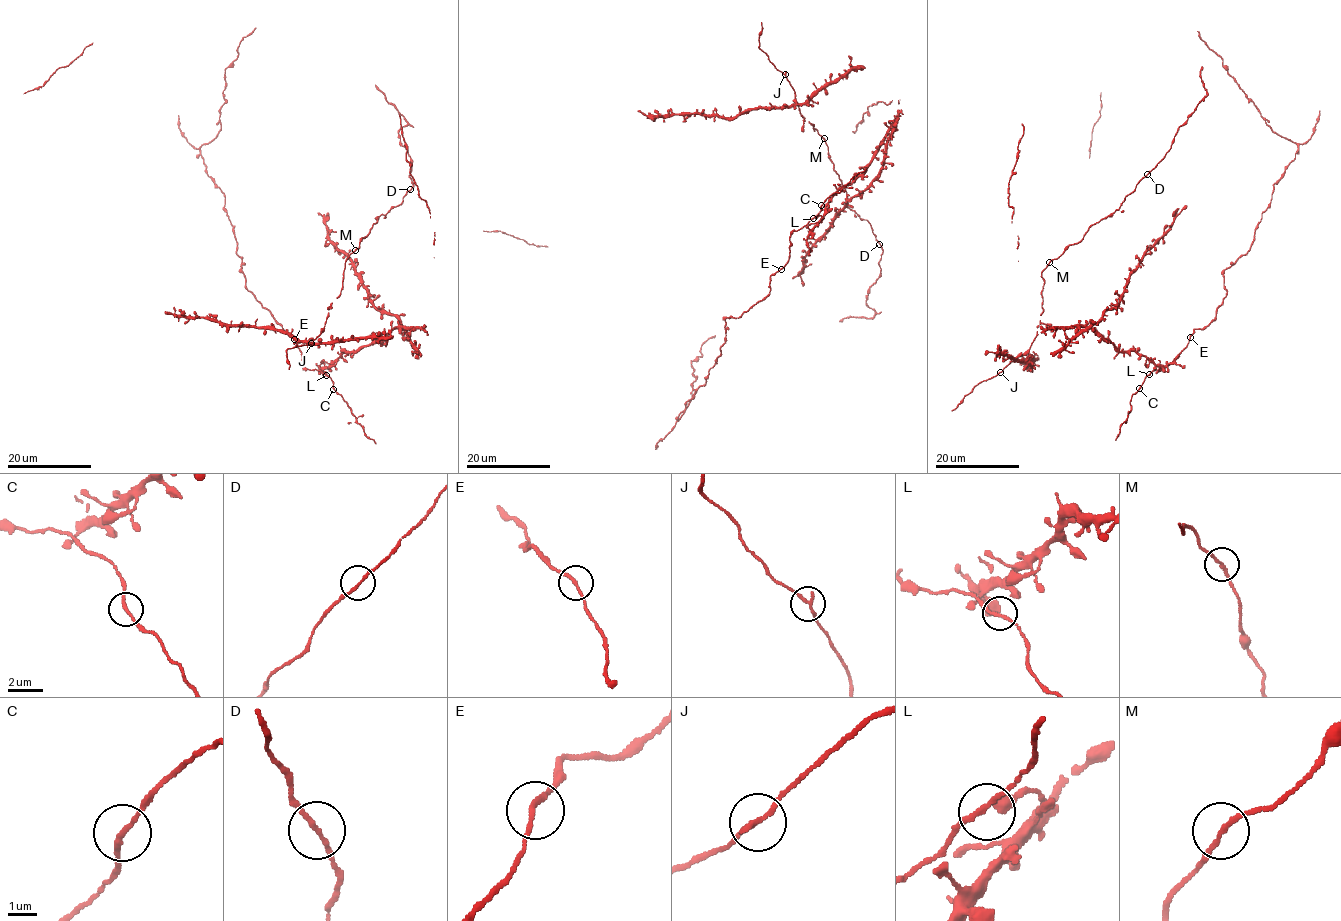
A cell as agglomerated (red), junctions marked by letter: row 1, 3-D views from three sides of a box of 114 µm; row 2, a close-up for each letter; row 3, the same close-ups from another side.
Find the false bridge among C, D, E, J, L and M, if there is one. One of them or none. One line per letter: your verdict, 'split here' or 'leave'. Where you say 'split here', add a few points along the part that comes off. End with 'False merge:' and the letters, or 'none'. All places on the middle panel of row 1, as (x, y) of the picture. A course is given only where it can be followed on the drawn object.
C: leave
D: leave
E: leave
J: leave
L: leave
M: leave
False merge: none

